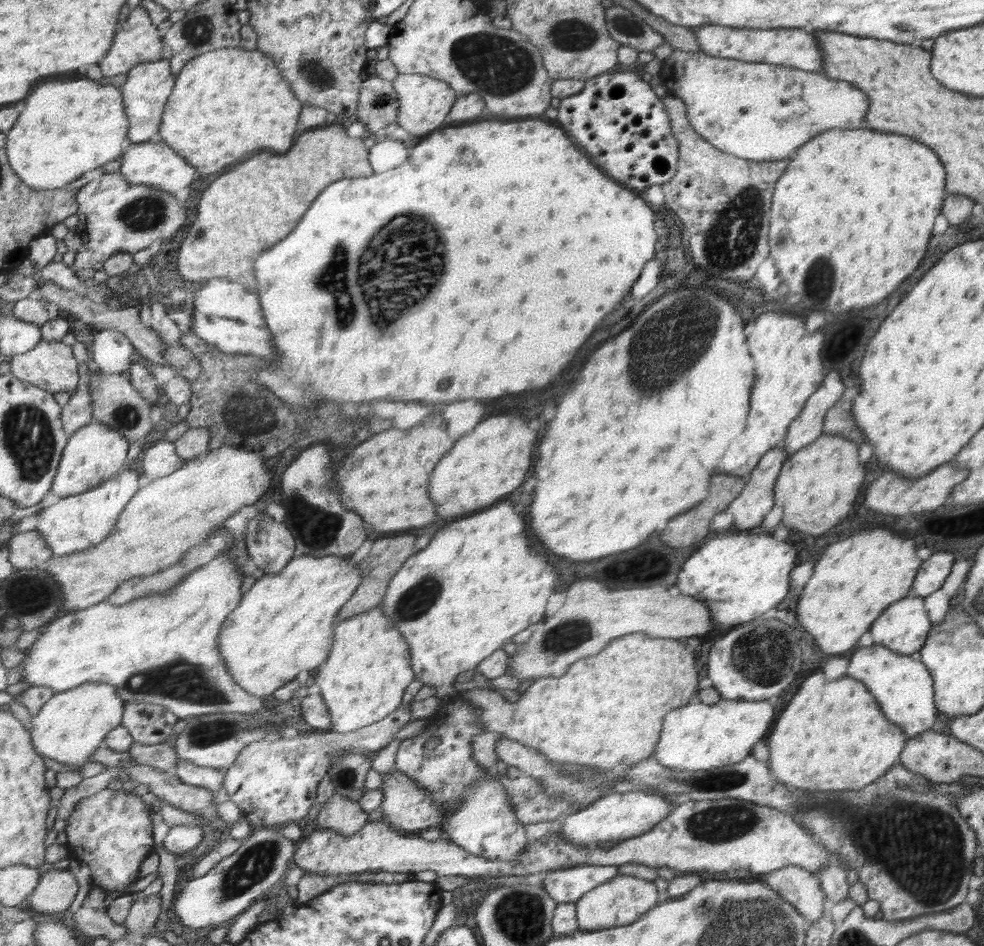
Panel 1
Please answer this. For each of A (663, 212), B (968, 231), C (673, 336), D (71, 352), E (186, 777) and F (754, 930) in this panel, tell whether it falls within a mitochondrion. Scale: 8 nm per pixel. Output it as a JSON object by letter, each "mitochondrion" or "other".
{"A":"other","B":"other","C":"mitochondrion","D":"other","E":"other","F":"mitochondrion"}

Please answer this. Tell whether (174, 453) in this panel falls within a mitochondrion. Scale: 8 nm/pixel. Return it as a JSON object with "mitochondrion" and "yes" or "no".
{"mitochondrion":"no"}

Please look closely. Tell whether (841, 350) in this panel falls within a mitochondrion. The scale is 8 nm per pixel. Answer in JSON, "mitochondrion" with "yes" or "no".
{"mitochondrion":"no"}

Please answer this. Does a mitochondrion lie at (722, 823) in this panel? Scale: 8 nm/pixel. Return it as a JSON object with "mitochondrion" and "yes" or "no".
{"mitochondrion":"yes"}

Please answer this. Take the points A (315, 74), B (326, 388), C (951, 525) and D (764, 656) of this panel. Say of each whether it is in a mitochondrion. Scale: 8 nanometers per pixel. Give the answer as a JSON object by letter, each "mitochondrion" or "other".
{"A":"mitochondrion","B":"other","C":"other","D":"mitochondrion"}

